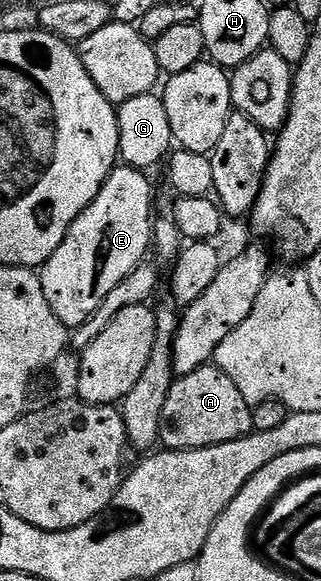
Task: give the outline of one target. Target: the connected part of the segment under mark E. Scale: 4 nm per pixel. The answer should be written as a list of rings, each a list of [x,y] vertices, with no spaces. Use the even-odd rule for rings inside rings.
[[[128,167],[114,168],[109,178],[103,183],[99,195],[90,205],[71,223],[63,243],[51,256],[45,260],[45,264],[40,266],[39,276],[43,283],[43,295],[47,295],[47,303],[51,303],[51,311],[59,315],[61,322],[70,329],[78,329],[91,315],[95,315],[95,310],[99,308],[99,303],[111,295],[111,290],[119,287],[135,267],[146,264],[148,253],[151,253],[153,243],[153,189],[149,186],[149,181],[144,172],[139,169]]]

